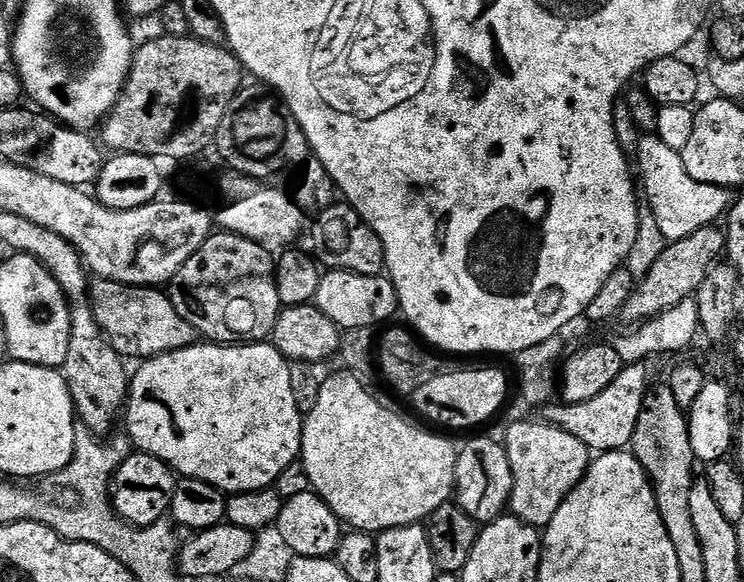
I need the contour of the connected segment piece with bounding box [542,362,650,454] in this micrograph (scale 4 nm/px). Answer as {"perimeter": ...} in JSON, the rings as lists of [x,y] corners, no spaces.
{"perimeter":[[[633,363],[631,366],[621,367],[618,378],[602,390],[602,394],[594,394],[588,402],[564,404],[560,408],[548,406],[543,409],[542,416],[547,423],[565,428],[578,442],[582,442],[593,453],[619,452],[627,449],[632,443],[634,426],[638,422],[638,414],[644,409],[644,397],[650,387],[648,381],[647,363]]]}

